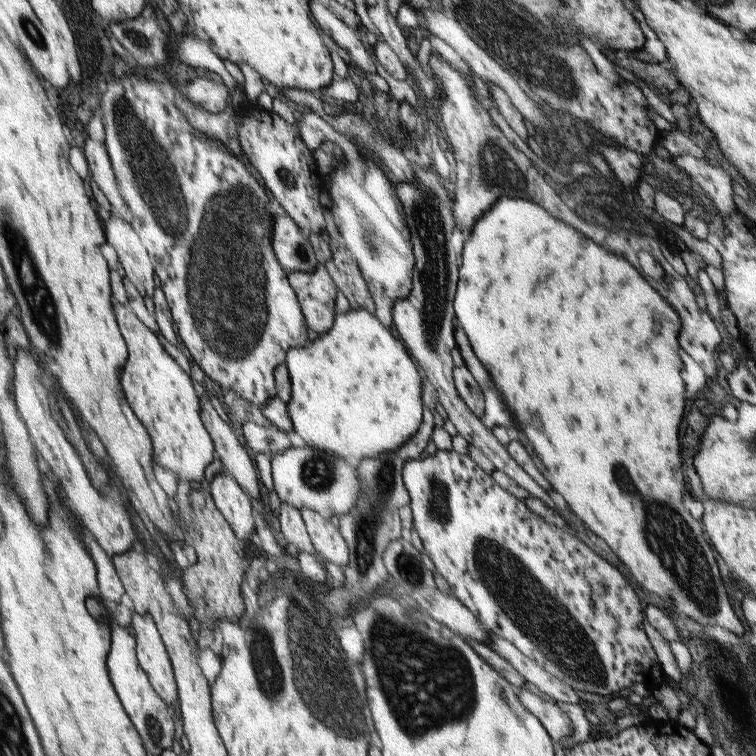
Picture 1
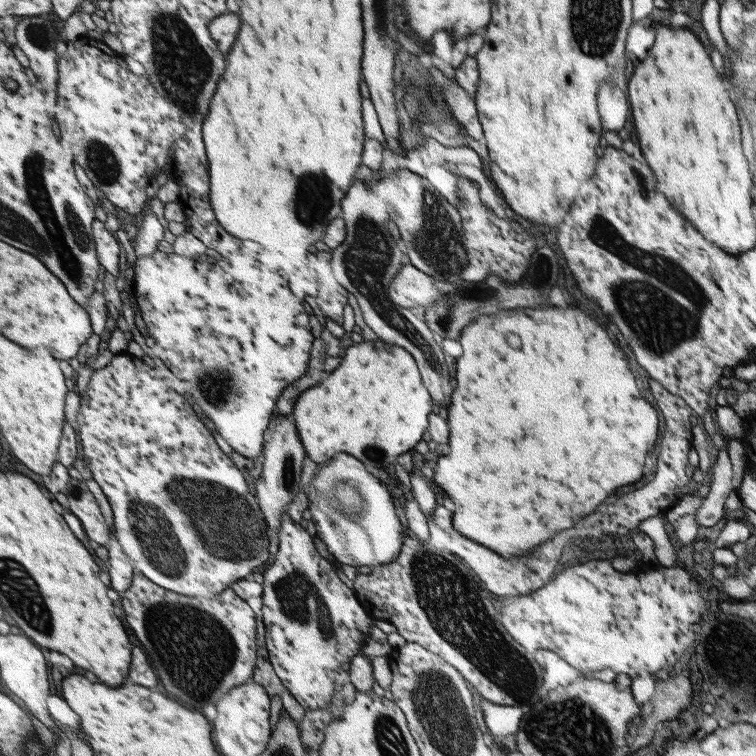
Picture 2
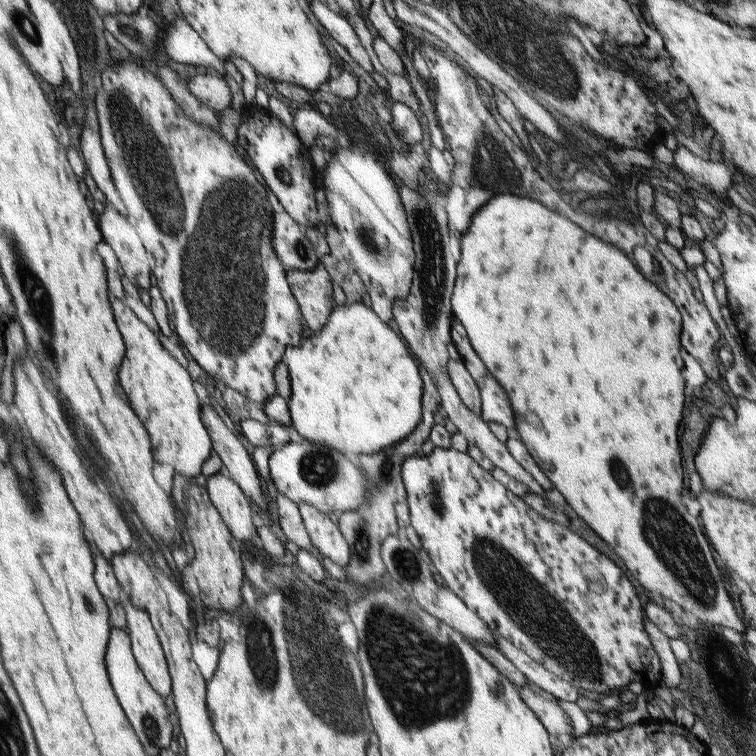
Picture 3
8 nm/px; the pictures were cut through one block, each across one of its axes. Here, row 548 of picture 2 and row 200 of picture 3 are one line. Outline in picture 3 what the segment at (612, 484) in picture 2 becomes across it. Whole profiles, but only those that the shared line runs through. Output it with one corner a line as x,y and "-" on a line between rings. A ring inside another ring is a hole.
502,193
502,196
494,195
492,200
472,218
472,224
464,236
466,236
466,252
462,252
462,262
457,264
457,279
453,290
454,296
451,298
454,319
462,323
469,340
472,340
472,348
480,360
486,364
490,374
496,376
496,380
506,392
514,392
514,394
508,394
508,398
516,414
515,428
520,434
519,439
536,461
538,468
545,472
550,482
554,484
553,487
560,490
560,494
566,498
572,510
602,540
606,540
614,548
614,552
622,558
628,572
648,592
654,593
658,599
674,600
682,610
692,612
701,622
726,626
747,636
748,629
734,610
734,604
724,588
720,570
714,562
712,548
706,536
702,534
701,522
688,514
680,498
684,480
682,480
678,428
680,428
682,410
684,410
684,380
682,380
682,358
680,358
682,320
680,320
678,308
672,304
672,300
666,294
662,294
652,282
648,282
618,248
600,242
598,238
586,234
582,228
572,224
568,218
556,212
550,212
548,208
544,208
542,204
530,198
518,198
506,193

